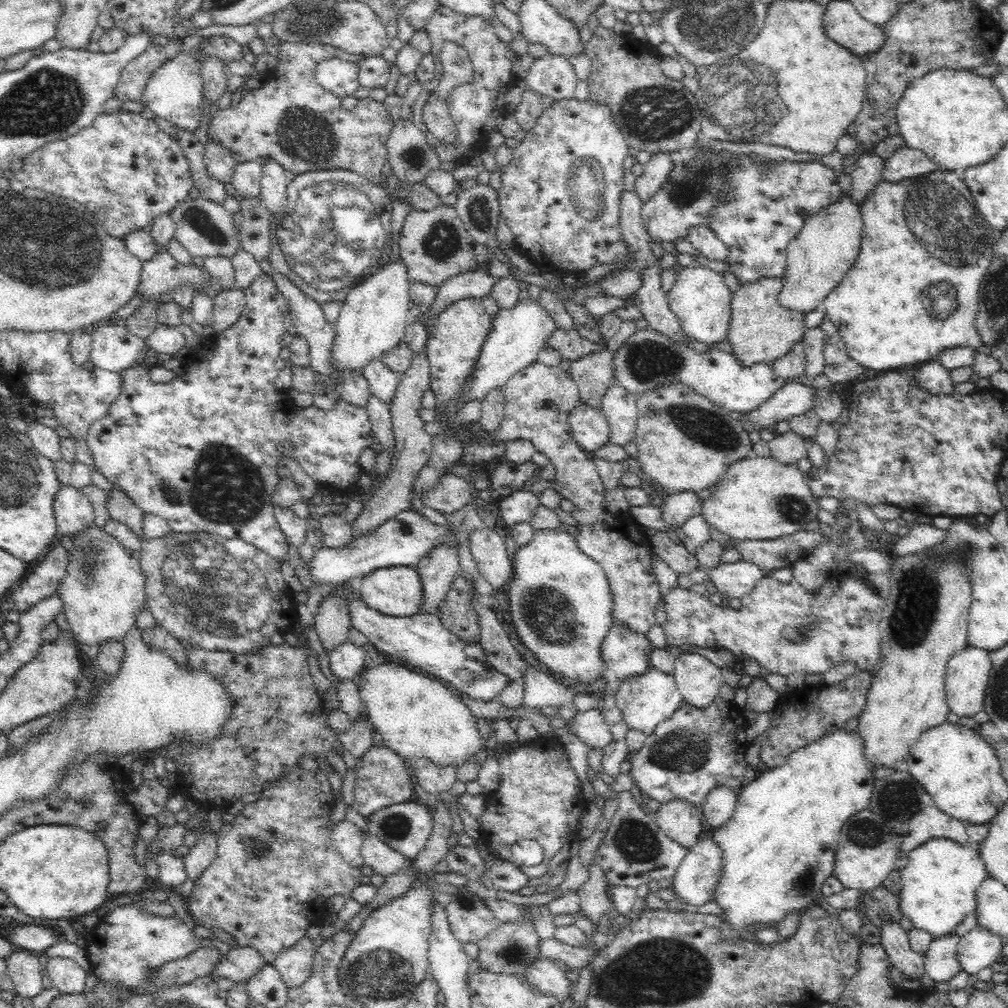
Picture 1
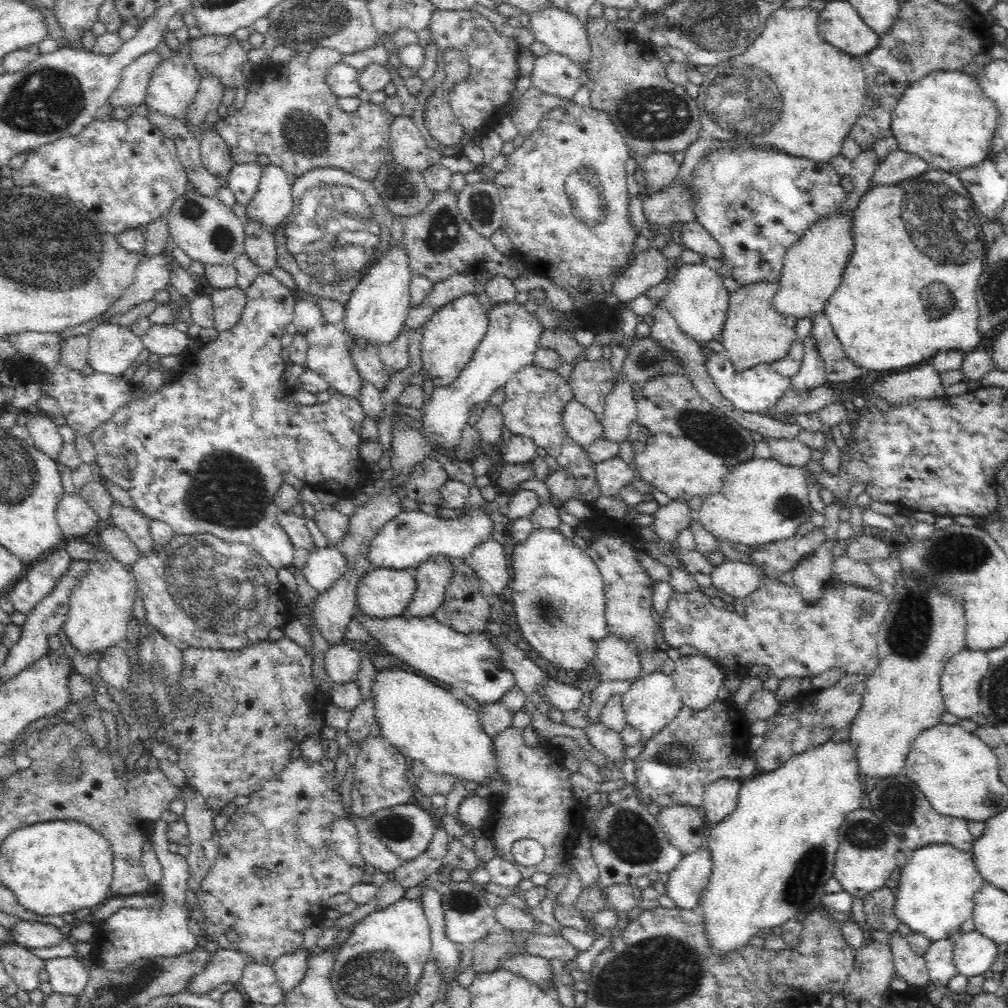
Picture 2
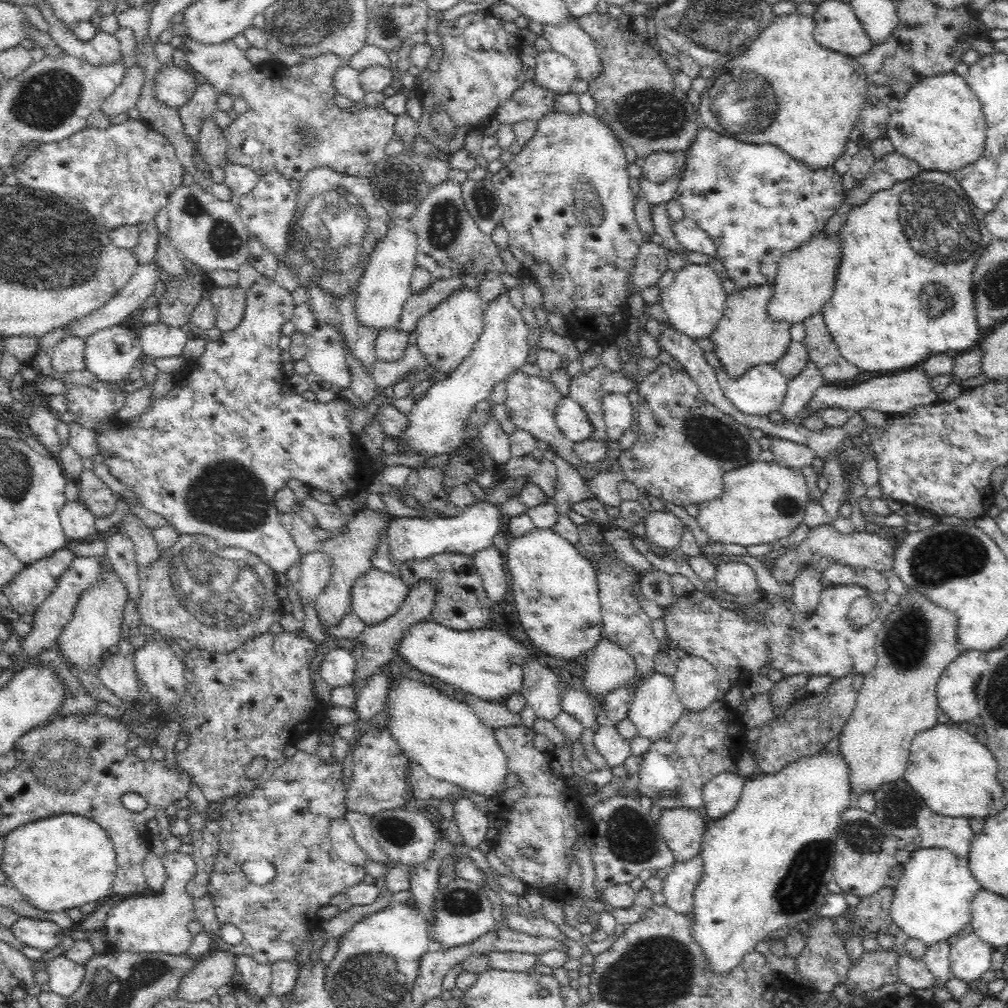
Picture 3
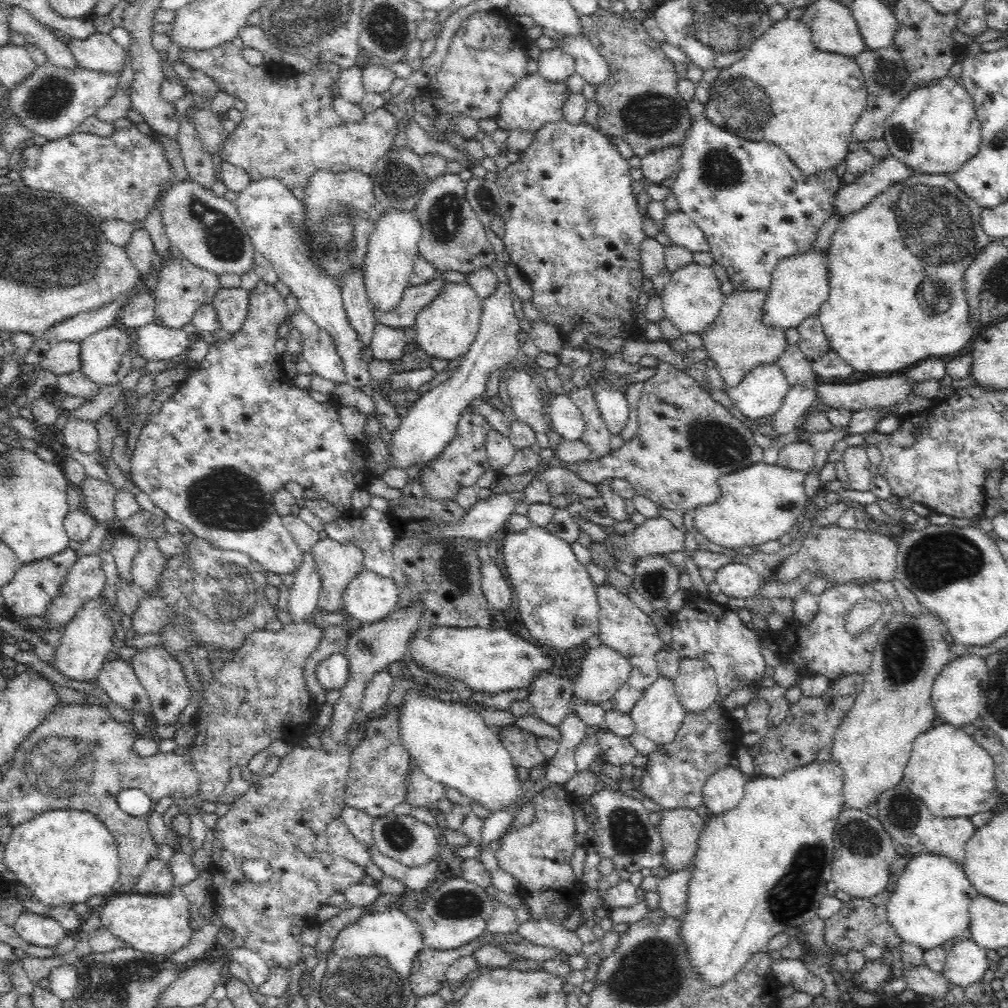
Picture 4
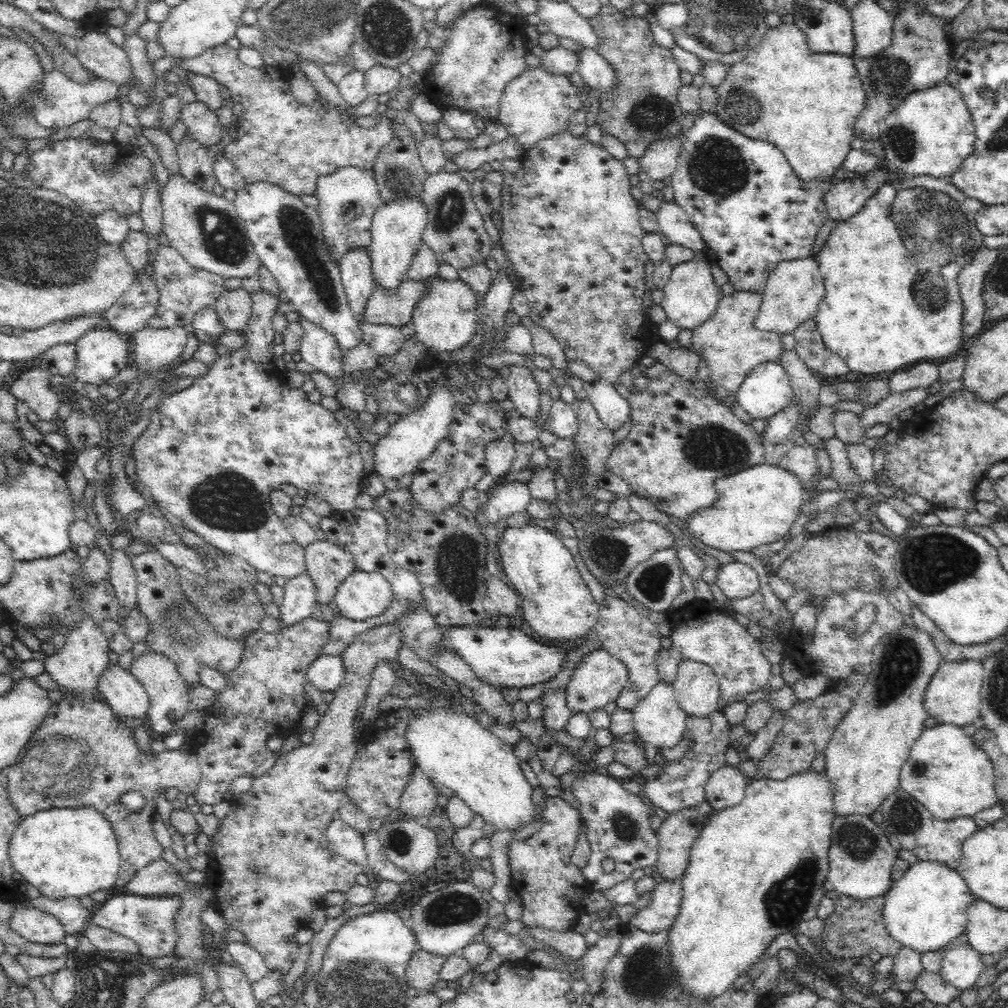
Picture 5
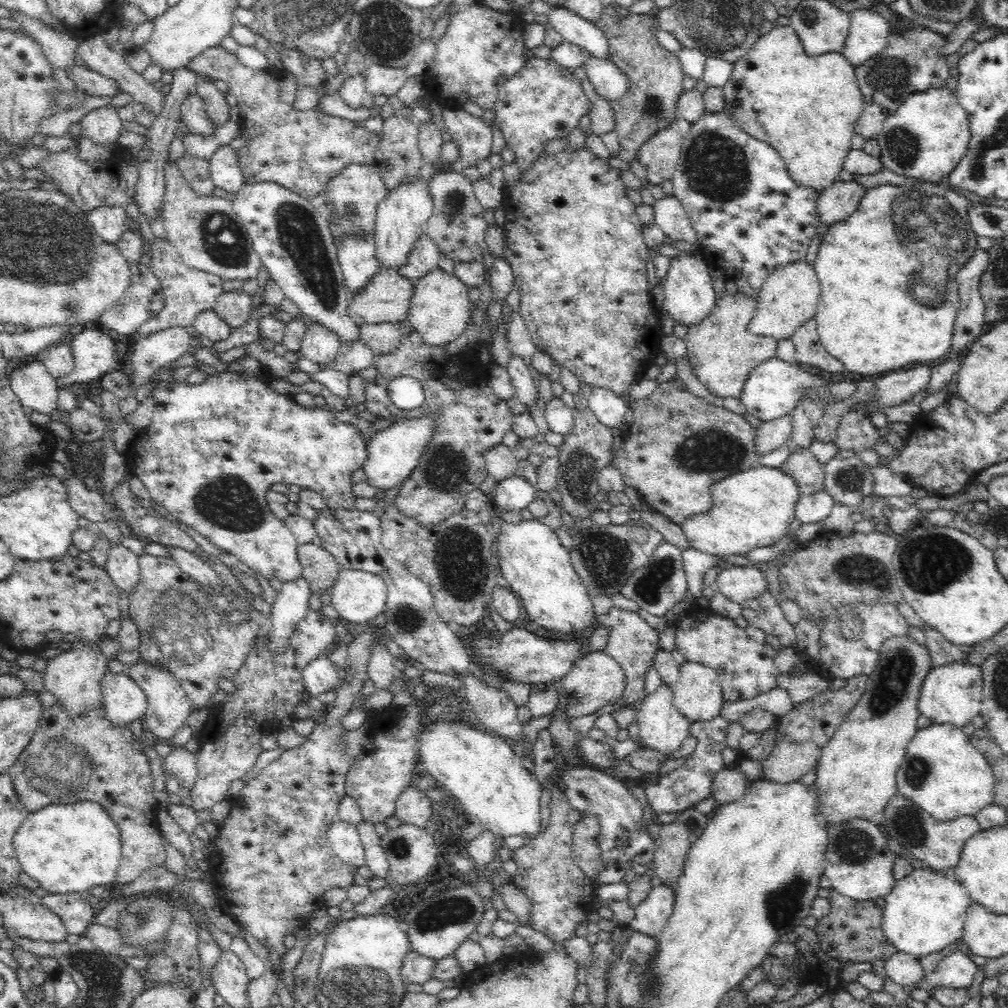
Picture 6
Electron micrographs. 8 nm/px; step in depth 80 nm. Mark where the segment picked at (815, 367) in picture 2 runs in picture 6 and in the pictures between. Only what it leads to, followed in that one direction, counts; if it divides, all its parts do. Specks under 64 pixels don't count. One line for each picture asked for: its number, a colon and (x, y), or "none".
3: (800, 391)
4: (798, 399)
5: (779, 427)
6: (773, 435)

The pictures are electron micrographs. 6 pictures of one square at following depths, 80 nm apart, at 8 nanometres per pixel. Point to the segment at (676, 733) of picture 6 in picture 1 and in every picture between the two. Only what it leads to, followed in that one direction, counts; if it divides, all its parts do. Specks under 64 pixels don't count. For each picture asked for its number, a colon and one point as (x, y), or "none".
1: (650, 698)
2: (651, 702)
3: (654, 708)
4: (658, 714)
5: (658, 719)

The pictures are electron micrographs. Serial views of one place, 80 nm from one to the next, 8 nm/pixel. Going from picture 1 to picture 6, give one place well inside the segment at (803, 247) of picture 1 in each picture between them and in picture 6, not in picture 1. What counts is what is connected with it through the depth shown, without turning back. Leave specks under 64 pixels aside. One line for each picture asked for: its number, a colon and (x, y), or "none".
2: (812, 268)
3: (804, 282)
4: (799, 284)
5: (792, 292)
6: (788, 298)

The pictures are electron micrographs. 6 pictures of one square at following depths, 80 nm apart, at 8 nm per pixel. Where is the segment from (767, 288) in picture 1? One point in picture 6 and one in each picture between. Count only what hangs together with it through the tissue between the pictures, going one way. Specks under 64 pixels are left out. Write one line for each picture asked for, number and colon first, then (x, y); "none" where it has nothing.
2: (753, 333)
3: (746, 336)
4: (736, 342)
5: (731, 346)
6: (722, 354)

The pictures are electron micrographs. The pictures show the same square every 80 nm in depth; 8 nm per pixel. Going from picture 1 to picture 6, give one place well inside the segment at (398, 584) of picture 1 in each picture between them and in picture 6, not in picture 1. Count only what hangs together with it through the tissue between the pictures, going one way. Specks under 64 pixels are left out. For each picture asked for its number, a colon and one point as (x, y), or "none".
2: (381, 593)
3: (374, 596)
4: (368, 597)
5: (361, 595)
6: (358, 596)

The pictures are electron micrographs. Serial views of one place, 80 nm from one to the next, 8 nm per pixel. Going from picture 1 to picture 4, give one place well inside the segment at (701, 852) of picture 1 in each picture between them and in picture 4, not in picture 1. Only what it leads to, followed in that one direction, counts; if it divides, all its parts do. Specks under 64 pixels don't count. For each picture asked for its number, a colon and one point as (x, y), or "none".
2: (687, 881)
3: (678, 886)
4: (672, 890)

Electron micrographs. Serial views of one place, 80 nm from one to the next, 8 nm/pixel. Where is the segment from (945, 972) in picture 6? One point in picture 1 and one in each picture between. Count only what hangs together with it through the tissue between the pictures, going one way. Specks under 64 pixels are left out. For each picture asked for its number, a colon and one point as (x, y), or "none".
1: (978, 949)
2: (973, 953)
3: (969, 957)
4: (965, 963)
5: (960, 966)

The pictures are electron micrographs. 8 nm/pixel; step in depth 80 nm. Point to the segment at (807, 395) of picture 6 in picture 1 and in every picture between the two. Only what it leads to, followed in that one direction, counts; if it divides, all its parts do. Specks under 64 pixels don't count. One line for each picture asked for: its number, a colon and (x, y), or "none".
1: (648, 360)
2: (756, 390)
3: (761, 391)
4: (760, 394)
5: (767, 389)

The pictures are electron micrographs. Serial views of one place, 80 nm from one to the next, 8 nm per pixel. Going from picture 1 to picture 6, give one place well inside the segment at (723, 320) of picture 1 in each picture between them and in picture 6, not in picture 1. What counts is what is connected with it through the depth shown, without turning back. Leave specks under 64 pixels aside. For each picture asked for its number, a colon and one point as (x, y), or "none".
2: (697, 299)
3: (694, 300)
4: (691, 298)
5: (690, 296)
6: (689, 296)

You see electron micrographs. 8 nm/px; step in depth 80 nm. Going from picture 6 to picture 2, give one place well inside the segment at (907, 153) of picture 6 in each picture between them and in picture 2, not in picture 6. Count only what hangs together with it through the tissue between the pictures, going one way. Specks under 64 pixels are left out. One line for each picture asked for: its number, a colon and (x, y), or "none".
2: (944, 118)
3: (939, 124)
4: (934, 130)
5: (931, 132)

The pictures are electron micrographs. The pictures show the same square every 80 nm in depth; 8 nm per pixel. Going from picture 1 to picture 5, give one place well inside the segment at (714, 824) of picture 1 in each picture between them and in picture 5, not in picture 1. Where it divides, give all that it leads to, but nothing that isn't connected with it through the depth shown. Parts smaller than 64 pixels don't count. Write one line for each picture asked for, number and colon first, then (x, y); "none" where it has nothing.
2: (720, 798)
3: (720, 794)
4: (724, 789)
5: (727, 786)

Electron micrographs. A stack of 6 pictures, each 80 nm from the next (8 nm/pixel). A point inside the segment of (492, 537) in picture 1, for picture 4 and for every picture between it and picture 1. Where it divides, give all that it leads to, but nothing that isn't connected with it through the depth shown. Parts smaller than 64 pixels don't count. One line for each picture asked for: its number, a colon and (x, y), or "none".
2: (488, 560)
3: (488, 562)
4: (494, 585)

